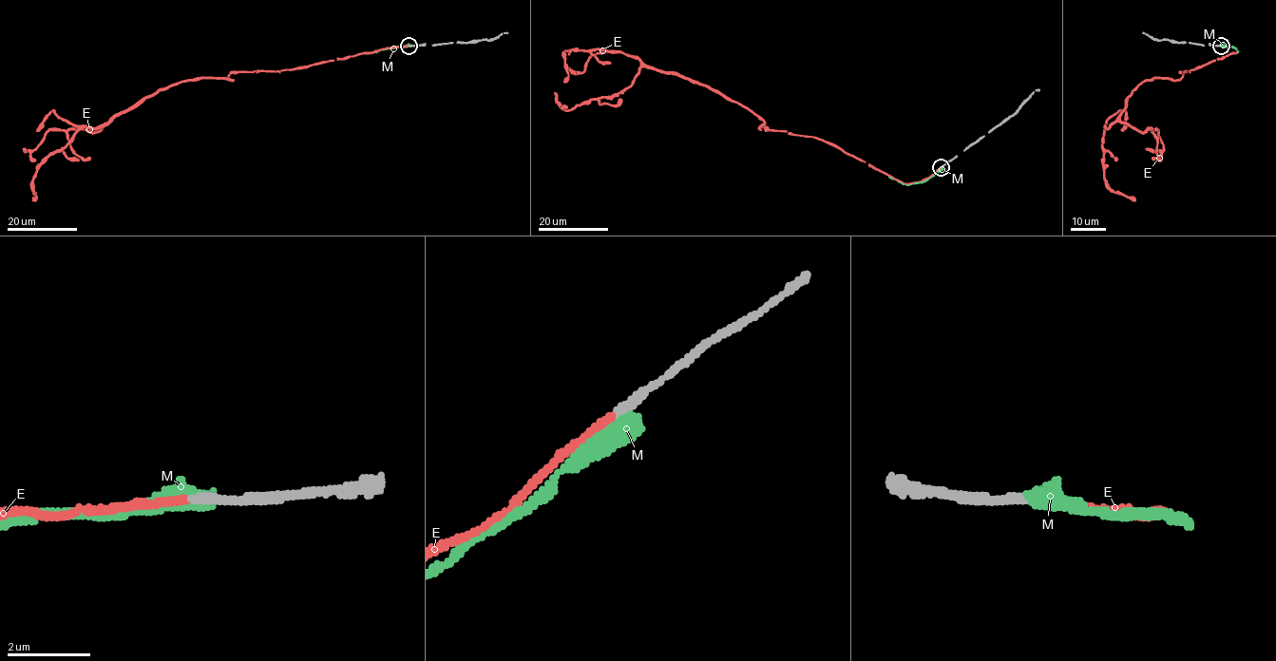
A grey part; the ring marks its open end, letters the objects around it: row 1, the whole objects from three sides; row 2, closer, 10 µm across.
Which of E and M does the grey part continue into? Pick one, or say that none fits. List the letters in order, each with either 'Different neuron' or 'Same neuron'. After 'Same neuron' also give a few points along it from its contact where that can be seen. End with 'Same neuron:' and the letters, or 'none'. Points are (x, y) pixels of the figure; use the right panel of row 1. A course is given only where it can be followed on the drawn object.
E: Same neuron. Its course: (1221, 46), (1237, 51), (1180, 71), (1179, 80), (1145, 81), (1104, 126), (1106, 185), (1134, 199)
M: Different neuron
Same neuron: E

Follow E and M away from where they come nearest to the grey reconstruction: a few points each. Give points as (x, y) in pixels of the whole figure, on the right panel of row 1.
E: (1221, 46), (1237, 51), (1180, 71), (1179, 80), (1145, 81), (1104, 126), (1106, 185), (1134, 199)
M: (1221, 46), (1237, 49), (1230, 54)

